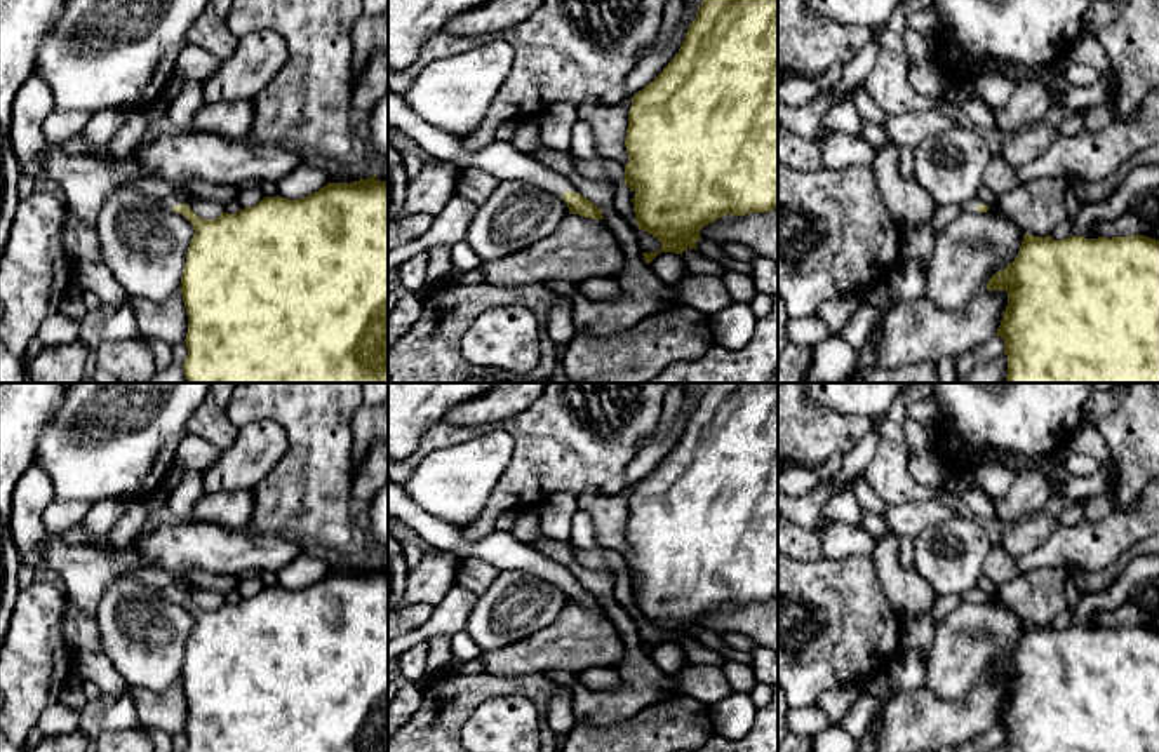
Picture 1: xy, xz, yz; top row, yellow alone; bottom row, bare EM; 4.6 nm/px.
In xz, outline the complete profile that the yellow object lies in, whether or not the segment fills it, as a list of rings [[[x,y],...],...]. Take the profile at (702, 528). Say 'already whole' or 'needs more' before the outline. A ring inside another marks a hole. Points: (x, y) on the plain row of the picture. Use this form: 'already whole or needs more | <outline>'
already whole | [[[708,383],[696,409],[689,414],[686,428],[675,447],[663,461],[632,487],[628,501],[628,519],[625,538],[630,552],[625,555],[625,571],[630,581],[637,616],[661,632],[656,642],[642,642],[649,655],[660,642],[680,644],[686,639],[696,639],[701,628],[700,620],[715,609],[731,606],[747,606],[752,602],[769,602],[778,599],[778,383]]]

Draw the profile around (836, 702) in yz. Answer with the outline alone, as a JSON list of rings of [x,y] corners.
[[[856,684],[837,686],[821,695],[816,705],[825,712],[830,722],[837,724],[861,696],[863,691]]]

